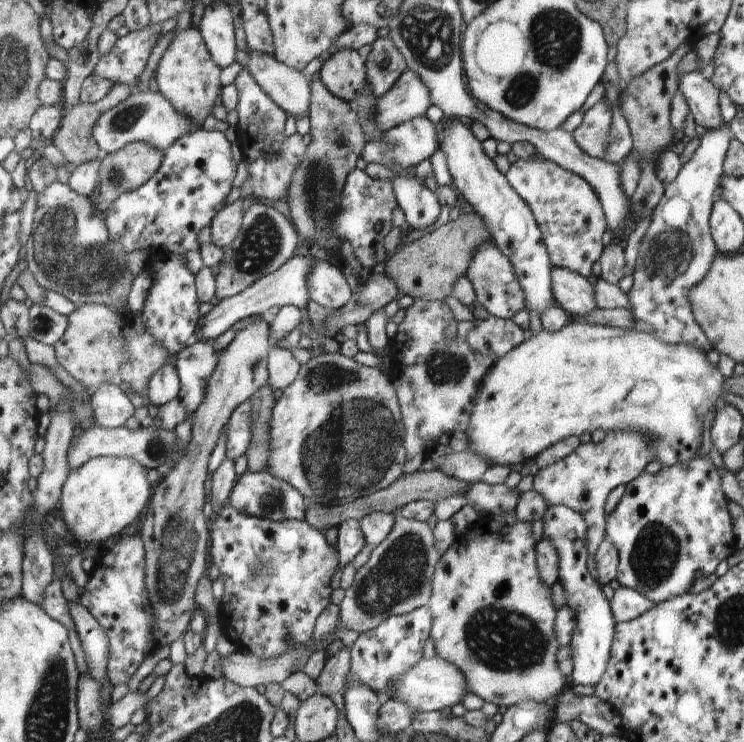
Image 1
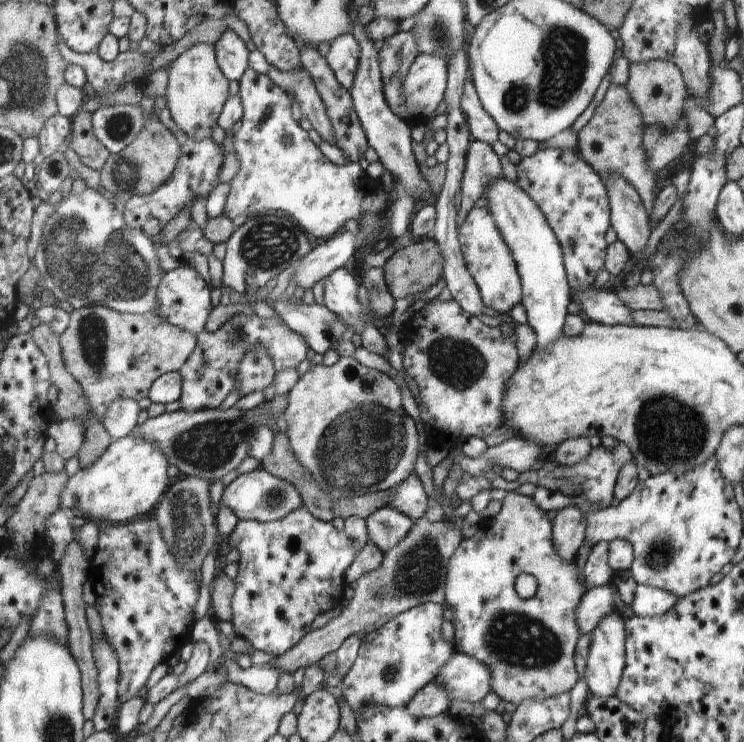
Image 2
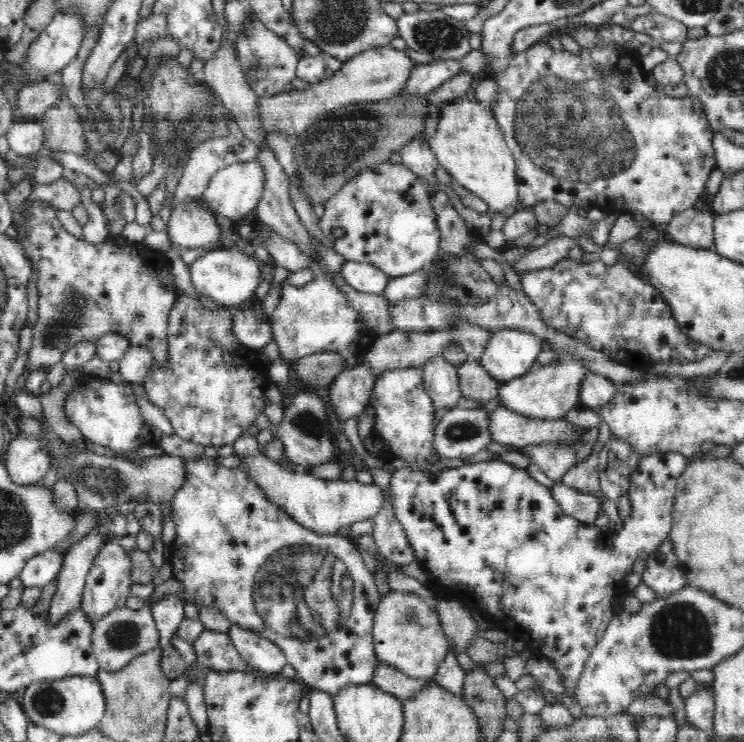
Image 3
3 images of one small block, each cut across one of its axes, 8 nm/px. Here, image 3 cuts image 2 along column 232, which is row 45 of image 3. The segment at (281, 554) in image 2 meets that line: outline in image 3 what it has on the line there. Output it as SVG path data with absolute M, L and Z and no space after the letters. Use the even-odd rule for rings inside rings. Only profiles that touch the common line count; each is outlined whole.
M614 23L597 26L595 31L598 35L597 45L591 49L581 48L578 54L568 50L554 50L546 41L538 41L531 44L526 50L515 54L510 61L510 66L504 72L494 76L497 84L496 102L493 103L493 116L498 121L508 149L512 152L516 161L516 180L519 190L519 206L530 208L537 202L553 200L567 206L580 206L589 202L590 207L604 210L606 214L624 214L640 212L644 215L646 223L655 227L665 227L676 213L691 209L705 193L706 181L710 178L710 172L717 168L715 152L712 148L712 135L714 134L711 124L703 113L703 104L694 96L681 98L668 97L646 81L646 73L640 61L641 55L635 55L632 51L624 49L624 44L634 43L634 31L627 25Z

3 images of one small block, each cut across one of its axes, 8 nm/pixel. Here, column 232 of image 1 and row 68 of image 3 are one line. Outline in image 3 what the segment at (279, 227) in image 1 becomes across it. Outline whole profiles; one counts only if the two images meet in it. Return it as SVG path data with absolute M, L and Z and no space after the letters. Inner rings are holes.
M248 10L248 14L250 20L240 26L241 34L237 35L234 41L235 55L246 82L258 97L293 91L290 82L297 77L296 67L299 61L297 49L287 44L284 37L279 37L266 28L252 11Z

